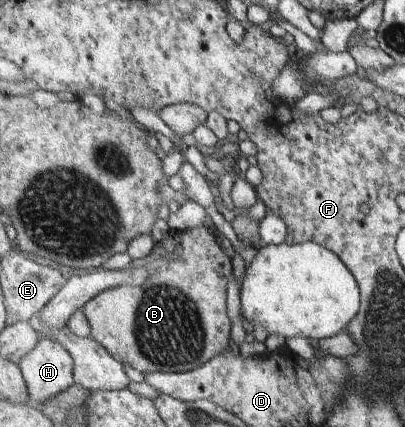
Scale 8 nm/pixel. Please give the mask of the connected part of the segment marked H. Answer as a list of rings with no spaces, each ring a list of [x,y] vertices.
[[[42,338],[38,347],[19,364],[24,373],[31,402],[42,406],[51,397],[75,384],[75,361],[62,343]]]

